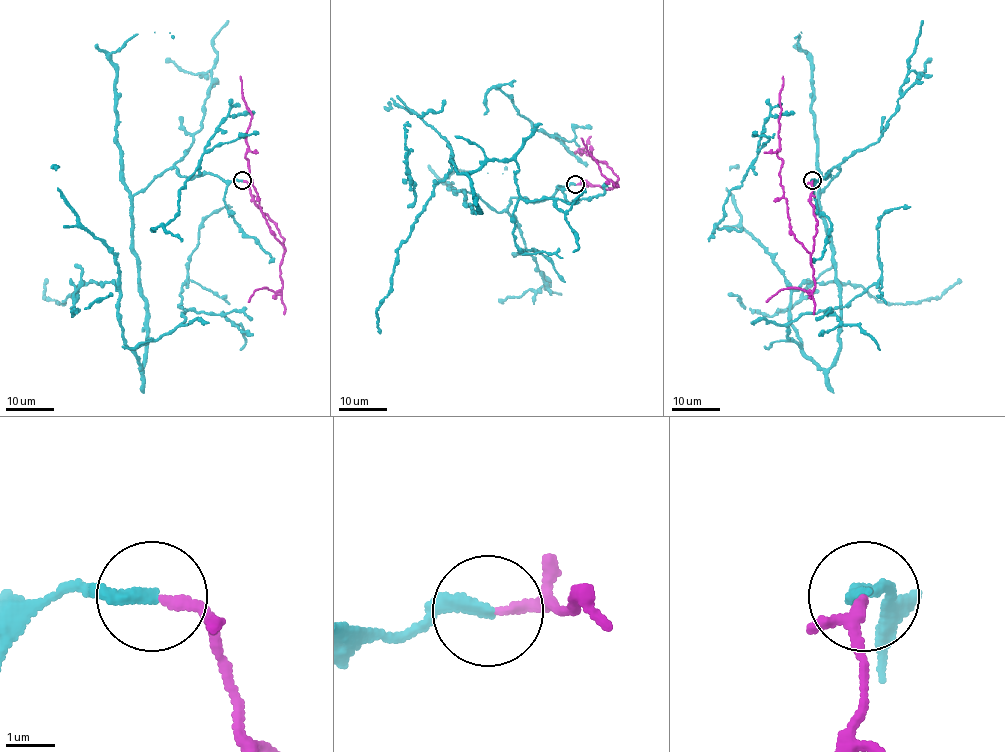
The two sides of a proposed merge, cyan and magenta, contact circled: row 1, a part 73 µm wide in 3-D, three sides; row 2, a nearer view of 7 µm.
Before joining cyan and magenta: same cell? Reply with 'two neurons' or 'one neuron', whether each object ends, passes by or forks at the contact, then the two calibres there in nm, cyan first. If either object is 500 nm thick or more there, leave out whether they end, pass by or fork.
two neurons; cyan ends; magenta ends; calibres 280 and 190 nm

